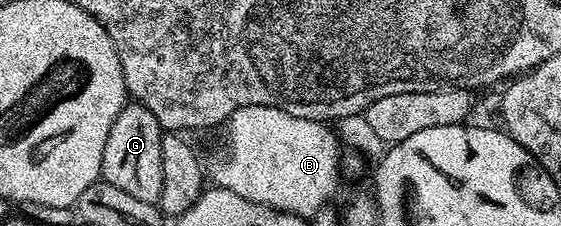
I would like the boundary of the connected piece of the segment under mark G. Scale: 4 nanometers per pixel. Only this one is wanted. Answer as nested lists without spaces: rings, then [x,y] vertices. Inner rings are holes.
[[[136,101],[126,102],[115,125],[111,125],[107,145],[103,147],[101,179],[115,185],[115,189],[123,189],[123,193],[131,193],[131,197],[139,197],[139,201],[160,204],[163,193],[162,134],[163,128],[155,121],[151,109]]]

